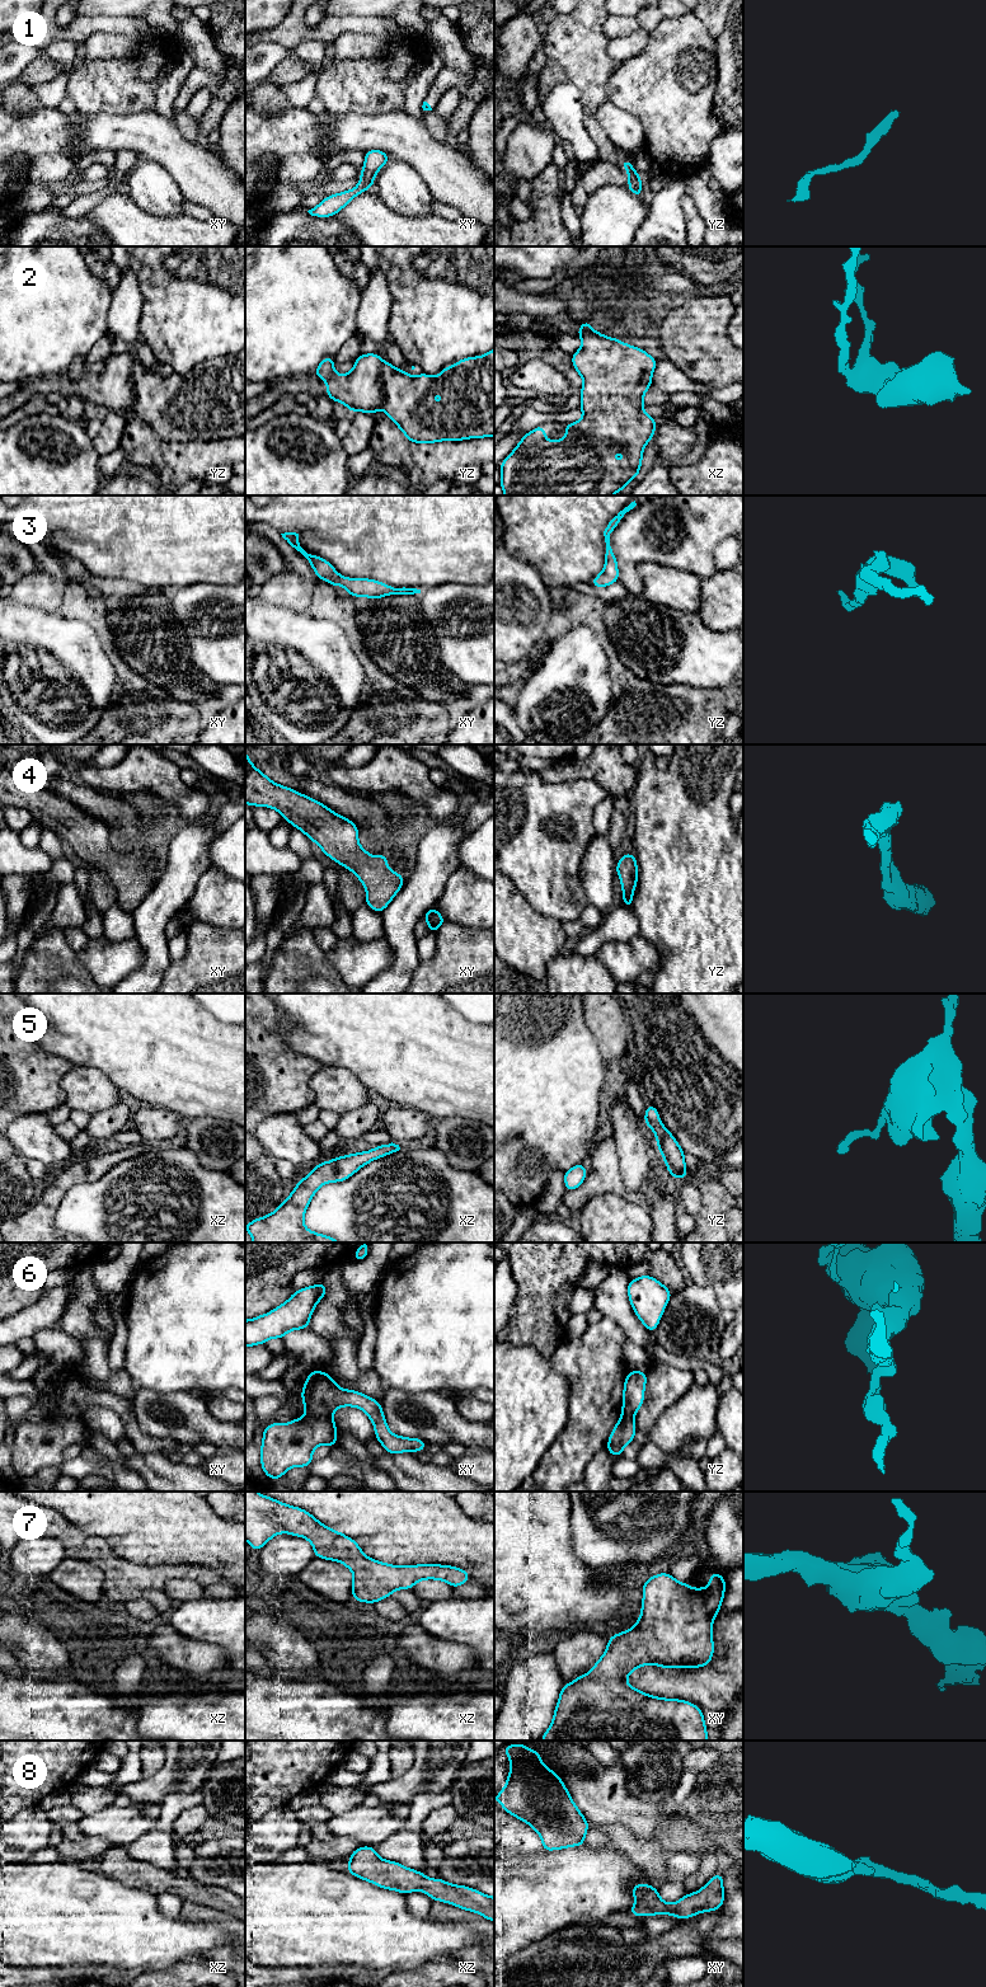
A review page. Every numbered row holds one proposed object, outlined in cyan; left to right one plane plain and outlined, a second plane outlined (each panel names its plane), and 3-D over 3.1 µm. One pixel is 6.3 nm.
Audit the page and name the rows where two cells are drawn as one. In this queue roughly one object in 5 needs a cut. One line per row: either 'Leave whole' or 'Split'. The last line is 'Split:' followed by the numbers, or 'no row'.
1: Leave whole
2: Split
3: Leave whole
4: Leave whole
5: Leave whole
6: Split
7: Leave whole
8: Leave whole
Split: 2, 6

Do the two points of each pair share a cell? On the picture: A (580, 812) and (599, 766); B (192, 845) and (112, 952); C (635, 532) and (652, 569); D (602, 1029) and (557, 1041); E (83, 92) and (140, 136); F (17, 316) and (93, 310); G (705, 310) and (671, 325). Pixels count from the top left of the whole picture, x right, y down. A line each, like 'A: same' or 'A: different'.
A: different
B: different
C: different
D: different
E: different
F: same
G: same

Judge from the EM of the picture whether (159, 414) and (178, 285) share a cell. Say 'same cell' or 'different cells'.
different cells

